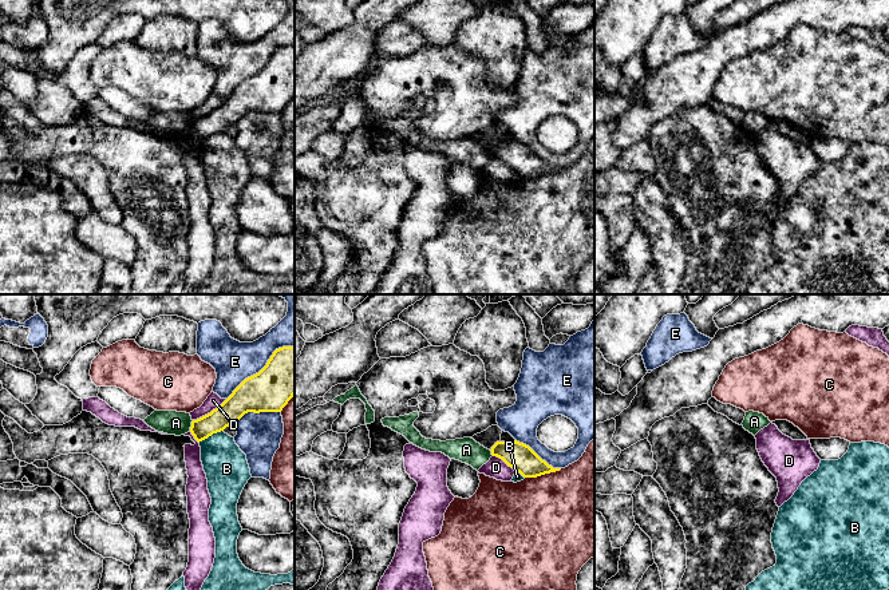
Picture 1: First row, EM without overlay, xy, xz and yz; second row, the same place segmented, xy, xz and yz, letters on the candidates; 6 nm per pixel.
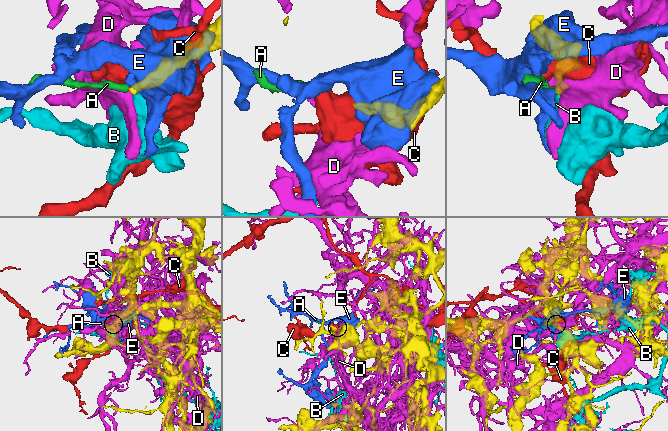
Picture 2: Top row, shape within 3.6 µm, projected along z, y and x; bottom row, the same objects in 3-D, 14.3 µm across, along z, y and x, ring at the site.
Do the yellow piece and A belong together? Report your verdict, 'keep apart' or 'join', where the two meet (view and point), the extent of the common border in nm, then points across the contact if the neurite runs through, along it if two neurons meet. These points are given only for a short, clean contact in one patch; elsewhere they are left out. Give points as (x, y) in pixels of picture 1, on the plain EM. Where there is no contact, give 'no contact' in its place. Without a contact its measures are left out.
keep apart | xy (192, 126) | 70 nm | along xy (193, 121), (189, 130)

